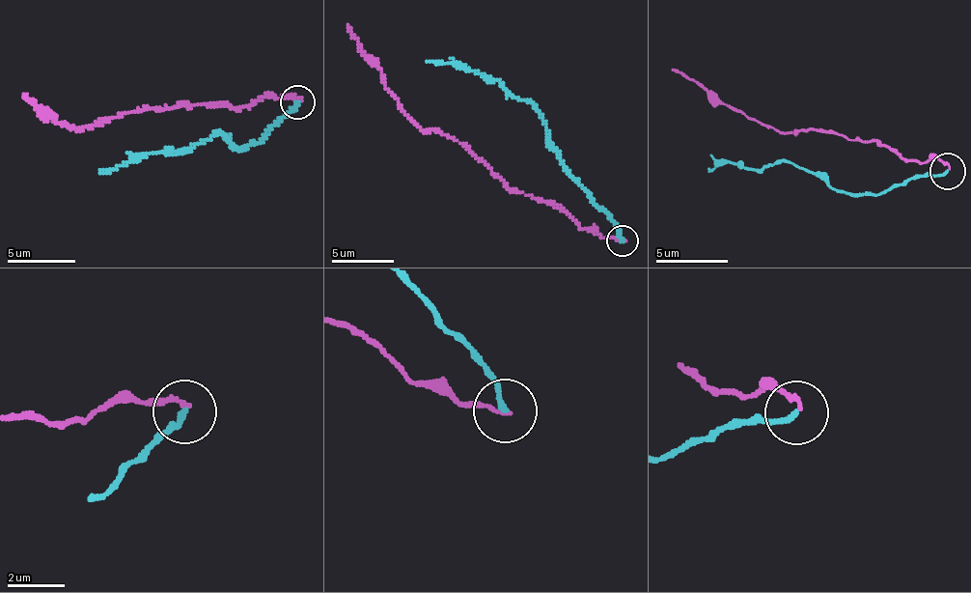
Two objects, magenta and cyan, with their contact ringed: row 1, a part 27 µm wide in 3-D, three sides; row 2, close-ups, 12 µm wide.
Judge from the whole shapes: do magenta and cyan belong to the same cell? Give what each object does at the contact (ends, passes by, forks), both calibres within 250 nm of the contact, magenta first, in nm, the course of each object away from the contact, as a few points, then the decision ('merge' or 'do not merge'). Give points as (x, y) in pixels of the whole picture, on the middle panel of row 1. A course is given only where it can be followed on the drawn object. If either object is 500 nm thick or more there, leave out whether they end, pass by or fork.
magenta ends; cyan ends; calibres 140 and 200 nm; course magenta (623, 241), (595, 235), (564, 211), (513, 192), (457, 140), (424, 130), (408, 115), (378, 66), (347, 24); course cyan (623, 241), (617, 223), (567, 170), (533, 104), (513, 95), (496, 79), (451, 63), (427, 61); do not merge

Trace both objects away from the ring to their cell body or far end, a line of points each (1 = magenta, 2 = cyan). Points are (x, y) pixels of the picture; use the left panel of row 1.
1: (298, 100), (268, 96), (236, 107), (184, 105), (128, 112), (76, 128), (50, 118), (24, 95)
2: (298, 100), (260, 143), (236, 150), (213, 135), (191, 148), (143, 153), (126, 165), (99, 173)

